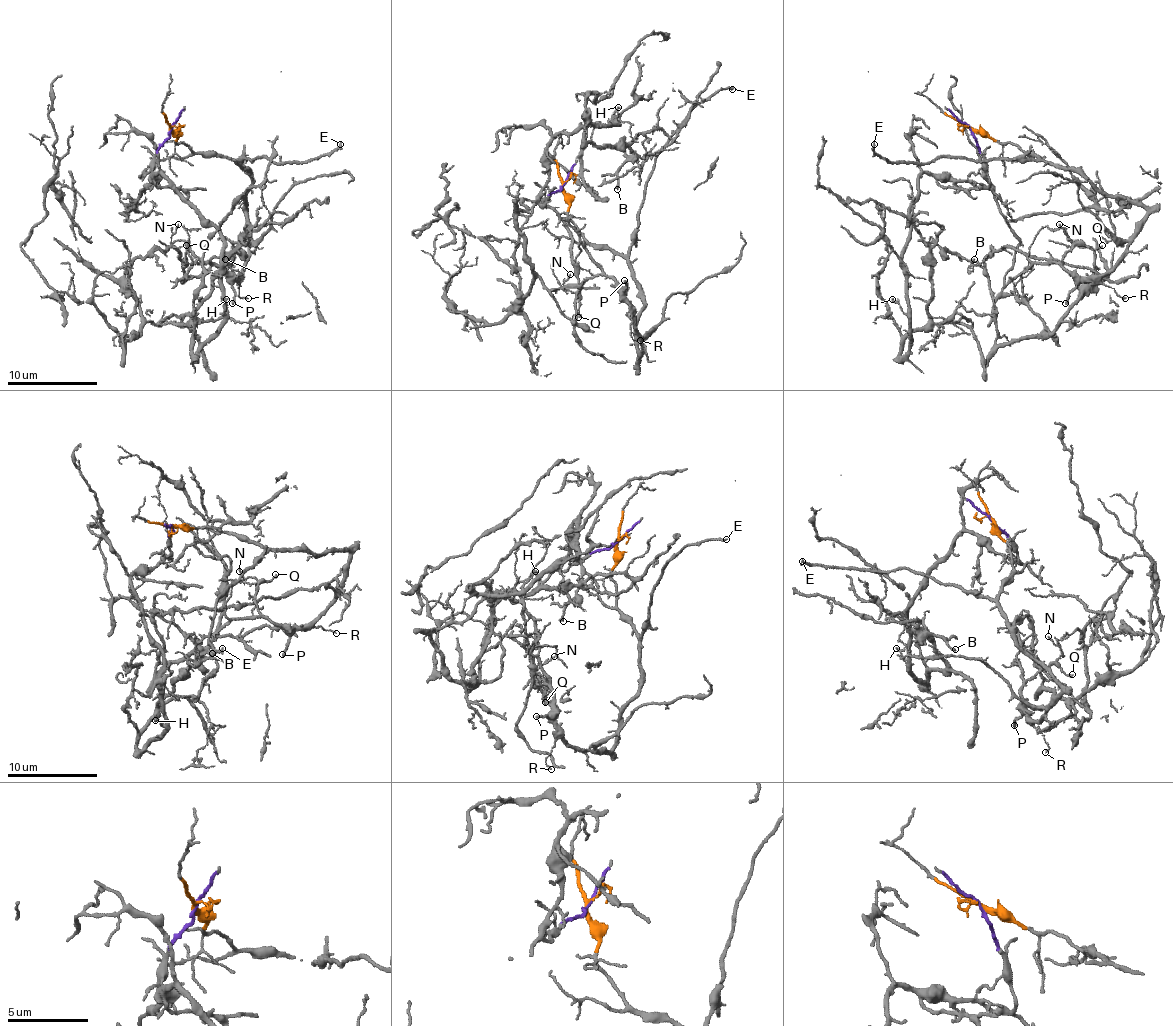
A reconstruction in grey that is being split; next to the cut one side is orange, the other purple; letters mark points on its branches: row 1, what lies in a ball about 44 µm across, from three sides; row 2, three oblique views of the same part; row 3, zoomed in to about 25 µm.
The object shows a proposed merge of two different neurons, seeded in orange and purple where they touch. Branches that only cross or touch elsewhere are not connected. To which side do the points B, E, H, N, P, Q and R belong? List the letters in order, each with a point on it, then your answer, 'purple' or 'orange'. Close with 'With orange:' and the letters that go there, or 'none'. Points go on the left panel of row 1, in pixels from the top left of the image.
B: (225, 259) | purple
E: (340, 144) | orange
H: (226, 299) | purple
N: (178, 224) | orange
P: (232, 303) | orange
Q: (186, 245) | orange
R: (248, 298) | orange
With orange: E, N, P, Q, R

